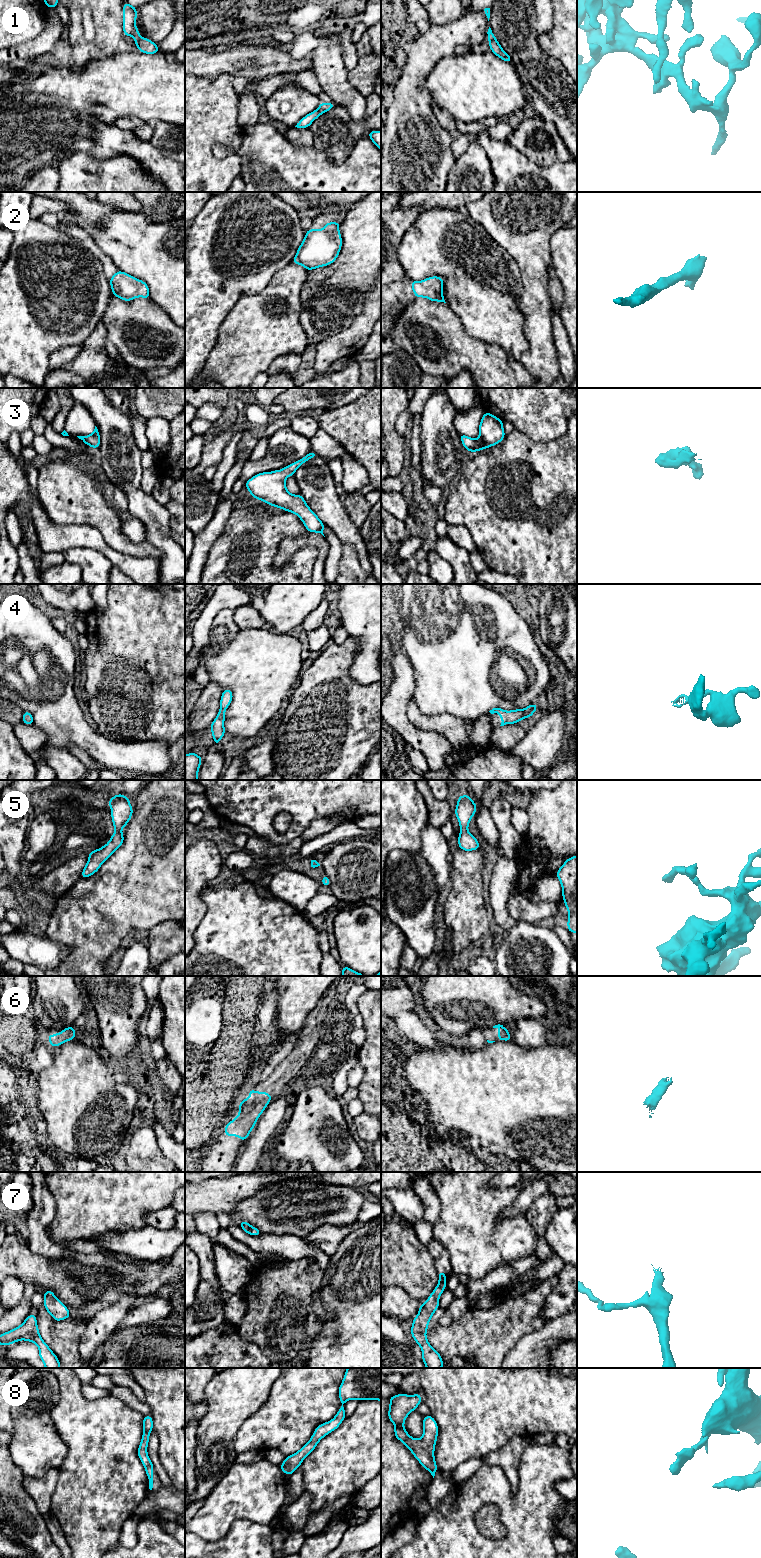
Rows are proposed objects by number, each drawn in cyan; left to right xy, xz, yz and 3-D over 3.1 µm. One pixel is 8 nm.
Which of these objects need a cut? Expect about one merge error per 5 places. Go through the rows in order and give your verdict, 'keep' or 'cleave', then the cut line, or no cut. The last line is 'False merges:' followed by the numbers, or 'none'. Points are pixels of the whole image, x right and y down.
1: keep | no cut
2: keep | no cut
3: keep | no cut
4: keep | no cut
5: keep | no cut
6: keep | no cut
7: keep | no cut
8: keep | no cut
False merges: none

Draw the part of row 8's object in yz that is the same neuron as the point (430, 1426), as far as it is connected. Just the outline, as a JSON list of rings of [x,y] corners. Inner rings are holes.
[[[419,1393],[415,1395],[394,1395],[389,1398],[388,1418],[395,1426],[395,1437],[406,1445],[419,1463],[428,1470],[434,1478],[438,1470],[434,1457],[435,1444],[438,1436],[437,1422],[431,1415],[424,1416],[424,1433],[419,1439],[411,1437],[404,1428],[404,1422],[407,1416],[417,1409],[422,1401],[423,1399]]]

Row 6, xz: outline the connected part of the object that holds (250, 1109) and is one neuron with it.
[[[250,1088],[249,1098],[239,1103],[238,1116],[224,1127],[224,1136],[236,1136],[244,1143],[272,1098],[265,1091],[256,1092]]]

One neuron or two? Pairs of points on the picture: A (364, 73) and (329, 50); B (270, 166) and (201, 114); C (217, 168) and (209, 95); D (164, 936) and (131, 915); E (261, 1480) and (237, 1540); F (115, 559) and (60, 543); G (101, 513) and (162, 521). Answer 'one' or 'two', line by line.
A: two
B: two
C: one
D: two
E: two
F: one
G: two

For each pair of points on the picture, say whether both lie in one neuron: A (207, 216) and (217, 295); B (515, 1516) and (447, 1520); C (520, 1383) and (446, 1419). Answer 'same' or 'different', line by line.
A: same
B: same
C: same

